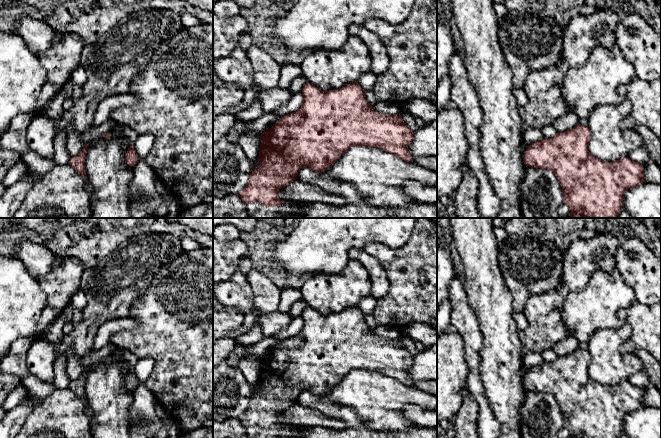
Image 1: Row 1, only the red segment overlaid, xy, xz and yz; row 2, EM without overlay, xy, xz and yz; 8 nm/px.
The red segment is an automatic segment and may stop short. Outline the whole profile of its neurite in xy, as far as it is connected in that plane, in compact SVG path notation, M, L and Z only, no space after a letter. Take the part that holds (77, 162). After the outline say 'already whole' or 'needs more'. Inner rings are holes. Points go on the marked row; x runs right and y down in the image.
M87 144L84 146L82 151L70 158L69 164L73 167L79 174L81 174L86 179L86 168L85 168L85 159L87 153Z; already whole

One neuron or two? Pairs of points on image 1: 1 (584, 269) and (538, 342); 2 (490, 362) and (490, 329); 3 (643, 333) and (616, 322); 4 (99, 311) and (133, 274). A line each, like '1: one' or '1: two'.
1: one
2: one
3: two
4: one

